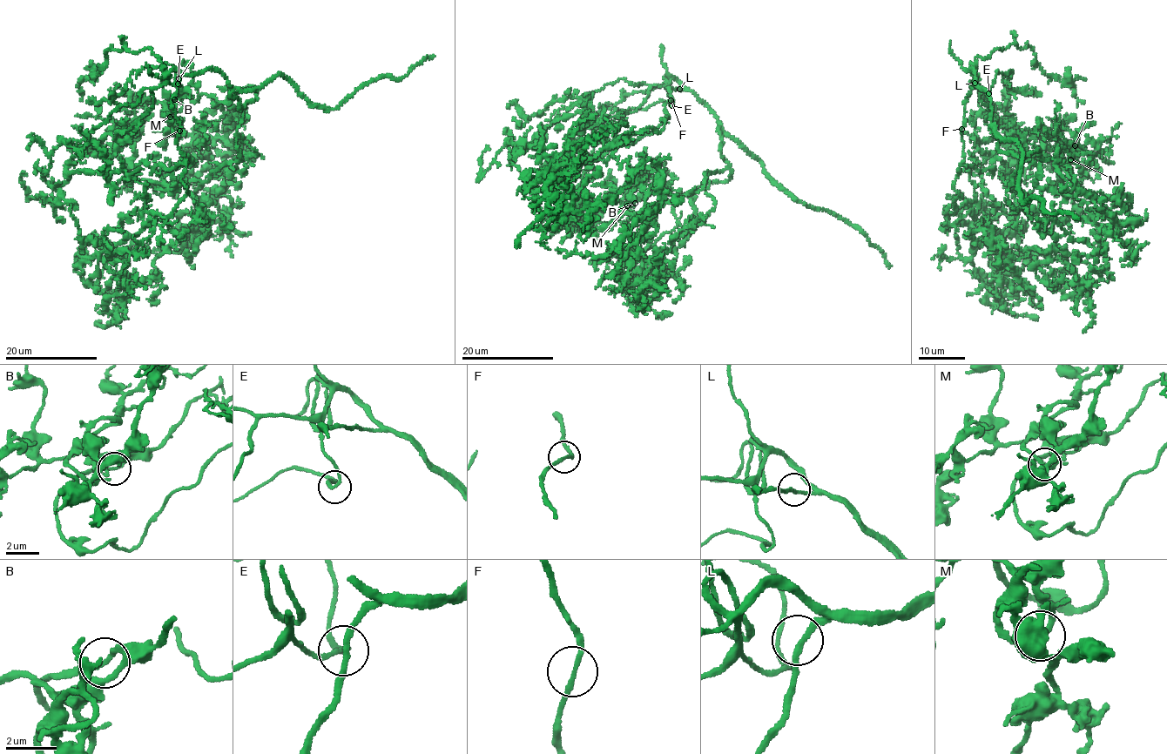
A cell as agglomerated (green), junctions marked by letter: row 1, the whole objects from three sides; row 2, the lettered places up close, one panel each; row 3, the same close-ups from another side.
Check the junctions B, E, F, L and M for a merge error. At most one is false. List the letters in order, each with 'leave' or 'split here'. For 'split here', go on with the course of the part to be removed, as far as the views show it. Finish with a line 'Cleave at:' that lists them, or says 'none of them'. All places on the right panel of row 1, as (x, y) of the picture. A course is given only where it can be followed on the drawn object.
B: leave
E: leave
F: leave
L: leave
M: leave
Cleave at: none of them

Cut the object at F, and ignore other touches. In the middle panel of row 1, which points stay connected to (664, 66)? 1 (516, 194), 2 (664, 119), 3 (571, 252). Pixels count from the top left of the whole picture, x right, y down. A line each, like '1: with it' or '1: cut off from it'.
1: cut off from it
2: cut off from it
3: with it

